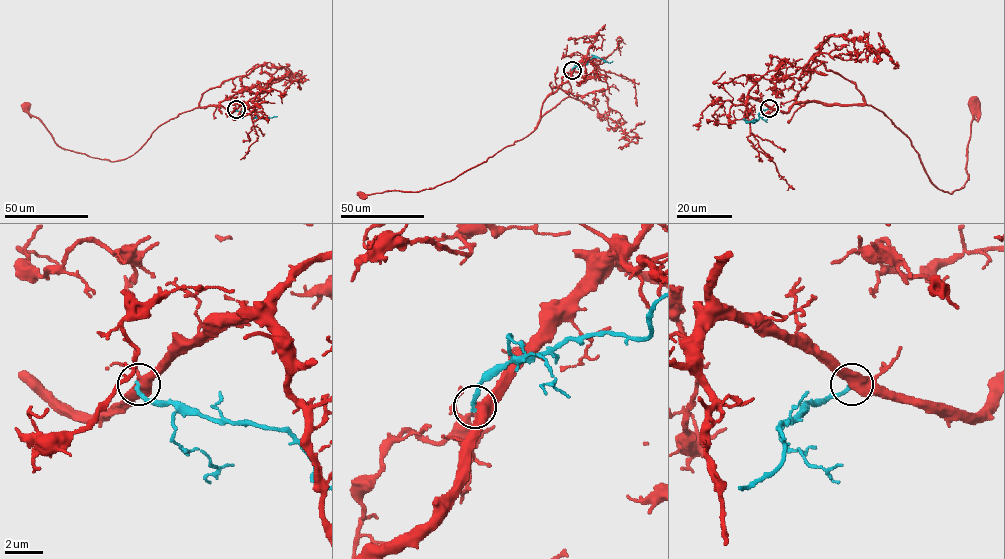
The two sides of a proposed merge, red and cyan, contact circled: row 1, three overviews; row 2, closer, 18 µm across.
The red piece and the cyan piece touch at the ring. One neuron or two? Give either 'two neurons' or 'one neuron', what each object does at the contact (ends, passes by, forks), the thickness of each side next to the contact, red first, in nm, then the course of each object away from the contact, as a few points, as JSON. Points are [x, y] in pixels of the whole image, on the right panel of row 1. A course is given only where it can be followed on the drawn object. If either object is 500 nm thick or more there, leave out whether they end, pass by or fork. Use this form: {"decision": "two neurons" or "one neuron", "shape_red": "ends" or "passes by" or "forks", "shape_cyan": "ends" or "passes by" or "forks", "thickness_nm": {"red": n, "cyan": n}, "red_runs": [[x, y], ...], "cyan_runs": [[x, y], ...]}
{"decision": "two neurons", "thickness_nm": {"red": 600, "cyan": 260}, "red_runs": [[768, 107], [872, 105], [909, 139], [932, 183], [950, 193], [968, 180], [976, 103]], "cyan_runs": [[768, 107], [759, 113], [759, 118], [753, 123], [747, 122], [756, 120], [753, 119]]}

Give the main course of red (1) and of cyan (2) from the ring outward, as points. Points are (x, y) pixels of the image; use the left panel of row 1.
1: (236, 109), (231, 112), (209, 106), (179, 113), (159, 126), (132, 155), (114, 161), (62, 149), (25, 106)
2: (236, 109), (248, 113), (252, 118), (277, 116)

